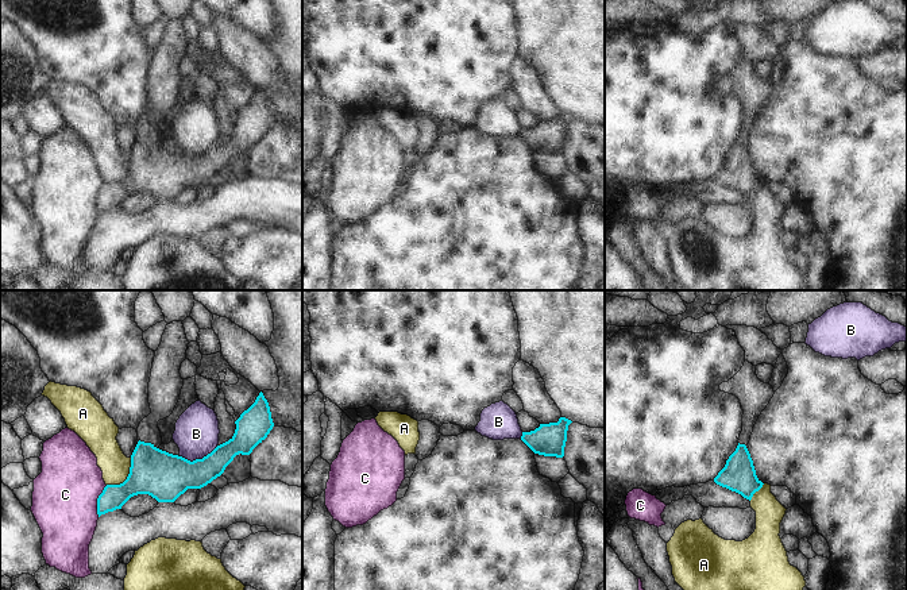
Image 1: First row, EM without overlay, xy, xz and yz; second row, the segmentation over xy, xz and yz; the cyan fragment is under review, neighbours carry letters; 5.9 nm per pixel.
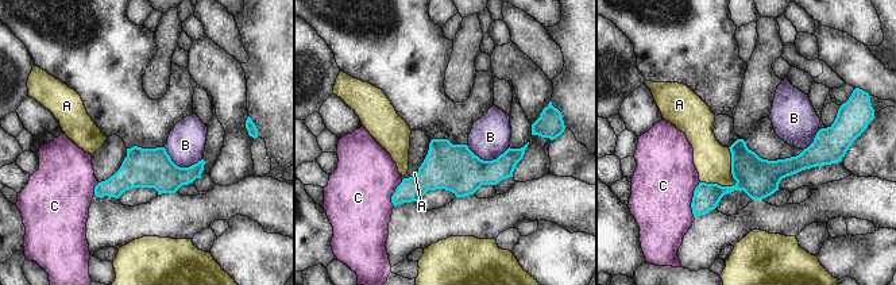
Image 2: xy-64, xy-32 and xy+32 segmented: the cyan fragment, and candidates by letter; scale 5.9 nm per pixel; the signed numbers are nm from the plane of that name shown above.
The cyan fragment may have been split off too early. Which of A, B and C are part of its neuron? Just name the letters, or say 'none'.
none

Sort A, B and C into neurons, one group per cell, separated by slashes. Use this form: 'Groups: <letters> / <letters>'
Groups: A / B / C.

